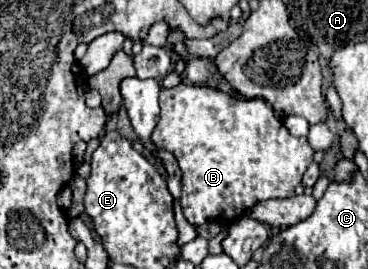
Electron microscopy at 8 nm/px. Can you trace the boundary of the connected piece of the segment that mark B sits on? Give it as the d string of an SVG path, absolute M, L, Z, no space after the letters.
M186 86L160 92L160 120L152 132L152 142L172 152L182 170L182 212L184 218L200 226L204 222L220 222L228 226L244 216L254 204L276 198L290 198L302 182L306 168L312 164L314 150L306 138L290 136L272 106L260 98L234 98L206 86Z

